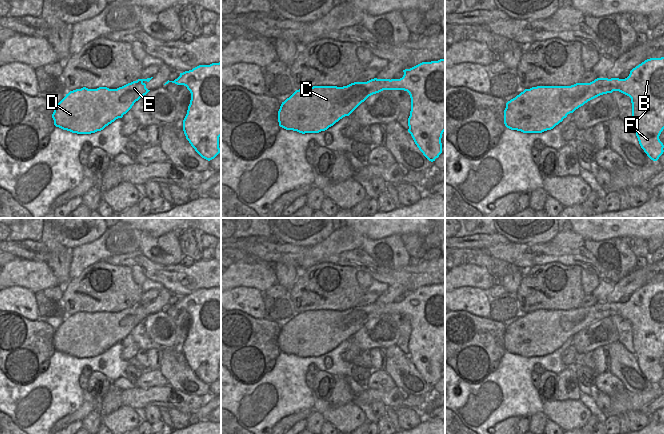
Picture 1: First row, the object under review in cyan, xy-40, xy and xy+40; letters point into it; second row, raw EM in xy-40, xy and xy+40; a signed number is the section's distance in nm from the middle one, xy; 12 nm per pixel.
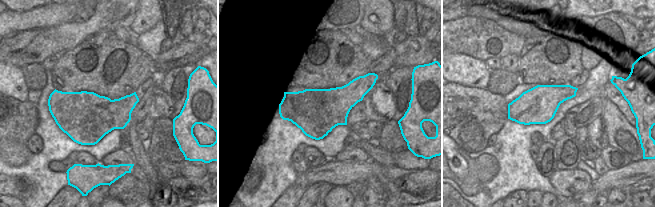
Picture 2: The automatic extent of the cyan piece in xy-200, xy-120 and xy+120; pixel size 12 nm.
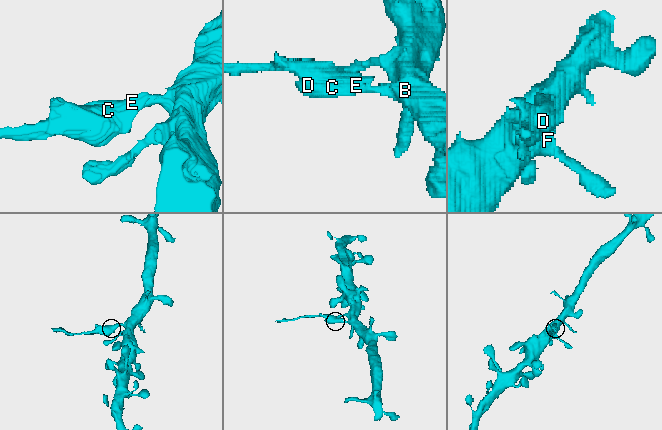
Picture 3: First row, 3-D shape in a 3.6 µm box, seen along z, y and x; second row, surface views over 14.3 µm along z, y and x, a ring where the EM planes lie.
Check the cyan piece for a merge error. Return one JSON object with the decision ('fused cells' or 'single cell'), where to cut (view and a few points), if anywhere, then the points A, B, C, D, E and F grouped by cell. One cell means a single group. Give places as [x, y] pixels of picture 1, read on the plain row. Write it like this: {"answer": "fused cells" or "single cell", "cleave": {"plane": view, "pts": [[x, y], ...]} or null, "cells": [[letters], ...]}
{"answer": "fused cells", "cleave": {"plane": "xy+40", "pts": [[617, 302], [615, 304], [617, 308], [616, 314]]}, "cells": [["A", "B", "F"], ["C", "D", "E"]]}

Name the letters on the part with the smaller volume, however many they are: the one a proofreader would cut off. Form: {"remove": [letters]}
{"remove": ["C", "D", "E"]}

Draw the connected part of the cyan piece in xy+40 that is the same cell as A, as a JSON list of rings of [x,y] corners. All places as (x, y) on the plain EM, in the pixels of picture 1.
[[[664,281],[645,284],[627,302],[615,306],[617,315],[631,322],[634,355],[641,372],[657,385],[664,376],[659,363],[664,353]]]

